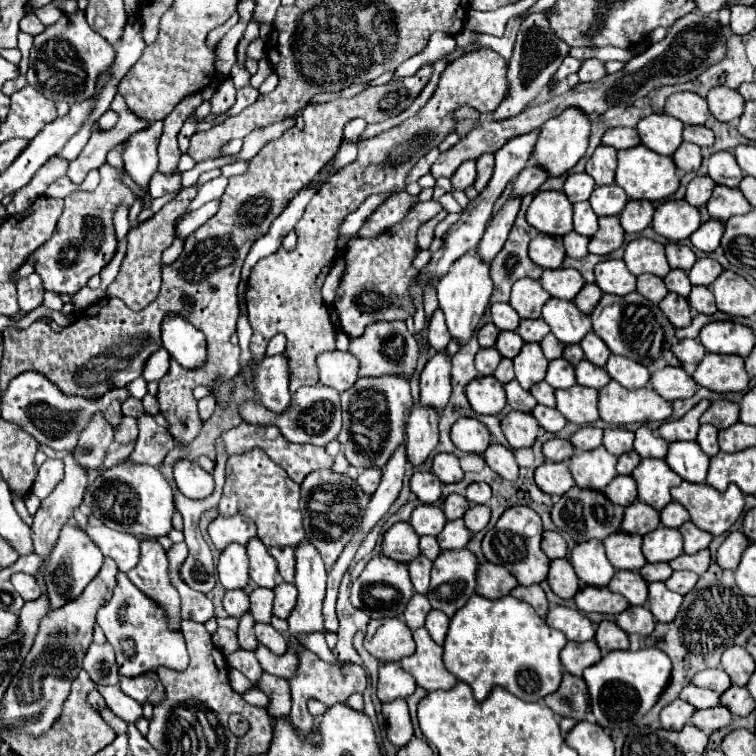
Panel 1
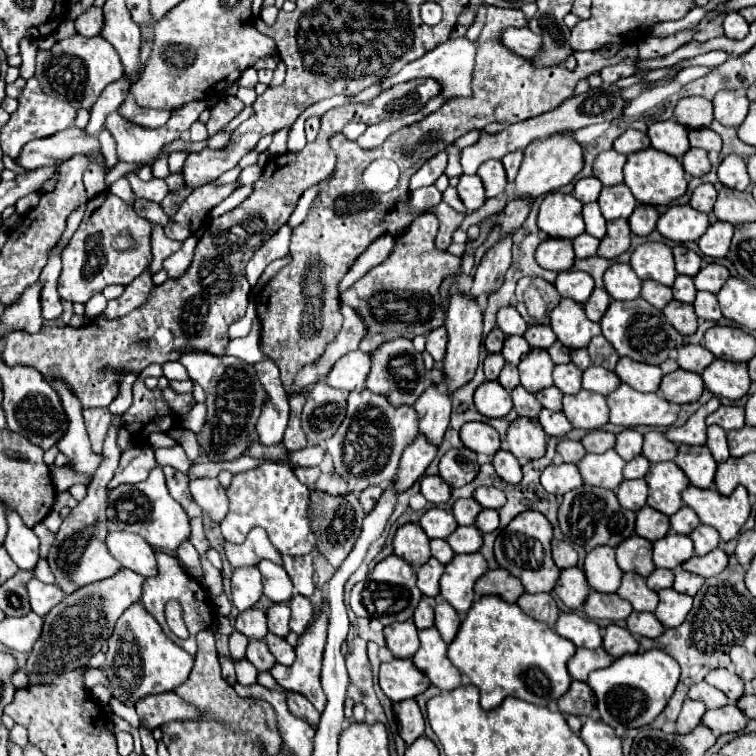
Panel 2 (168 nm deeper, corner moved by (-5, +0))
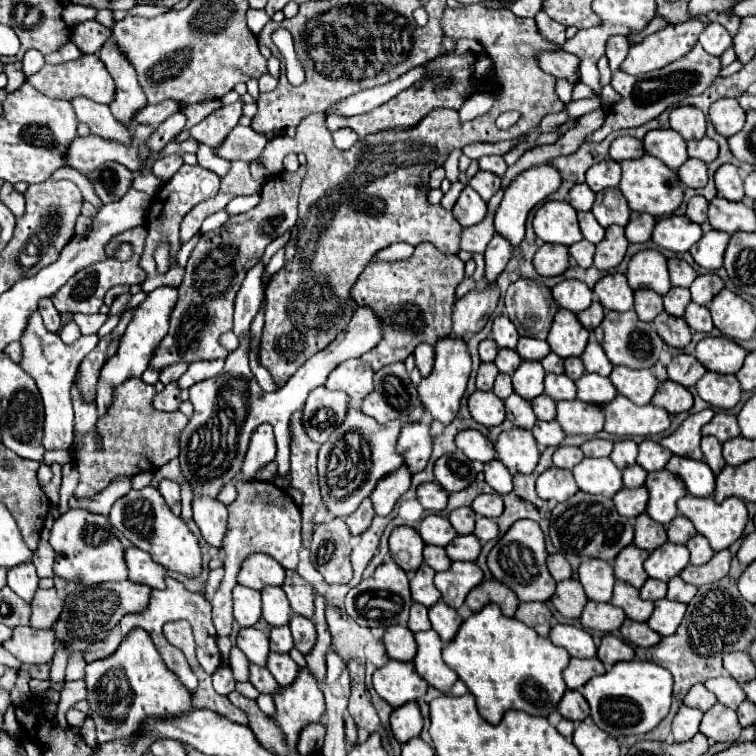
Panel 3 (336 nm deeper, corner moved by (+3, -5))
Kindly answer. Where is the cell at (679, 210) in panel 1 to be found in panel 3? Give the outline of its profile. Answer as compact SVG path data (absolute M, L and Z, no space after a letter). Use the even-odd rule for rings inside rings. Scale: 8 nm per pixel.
M677 215L659 219L653 229L653 241L659 247L675 251L675 253L689 251L701 237L703 237L703 231L697 223Z

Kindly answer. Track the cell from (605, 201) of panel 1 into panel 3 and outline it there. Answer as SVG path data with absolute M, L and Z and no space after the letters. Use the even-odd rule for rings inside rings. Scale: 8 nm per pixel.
M619 189L599 191L591 211L601 227L609 227L609 225L625 227L629 221L629 215L631 215L631 209Z

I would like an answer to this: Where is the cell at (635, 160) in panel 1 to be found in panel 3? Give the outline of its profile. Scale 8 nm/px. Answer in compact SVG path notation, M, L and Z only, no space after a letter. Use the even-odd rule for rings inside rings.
M645 153L641 159L623 161L621 167L623 167L623 177L621 177L621 183L619 183L619 191L627 199L631 211L649 213L653 217L667 217L681 205L683 187L681 187L677 173L673 169L669 169L657 157L651 157L651 155Z

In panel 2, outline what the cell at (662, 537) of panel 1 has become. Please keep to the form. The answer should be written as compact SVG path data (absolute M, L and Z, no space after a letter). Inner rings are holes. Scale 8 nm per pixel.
M669 532L653 544L653 562L657 568L677 568L693 556L693 542L689 536Z

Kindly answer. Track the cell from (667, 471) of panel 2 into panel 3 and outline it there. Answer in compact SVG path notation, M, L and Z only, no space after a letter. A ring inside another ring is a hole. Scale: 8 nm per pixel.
M663 469L649 473L645 487L649 491L649 503L645 513L661 525L669 525L677 517L677 501L687 495L683 481Z

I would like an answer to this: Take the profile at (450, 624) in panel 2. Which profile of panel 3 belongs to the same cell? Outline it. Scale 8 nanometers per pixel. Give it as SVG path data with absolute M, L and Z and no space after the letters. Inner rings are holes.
M437 601L433 607L429 607L429 619L443 643L449 643L455 637L459 625L463 623L461 615L443 601Z

